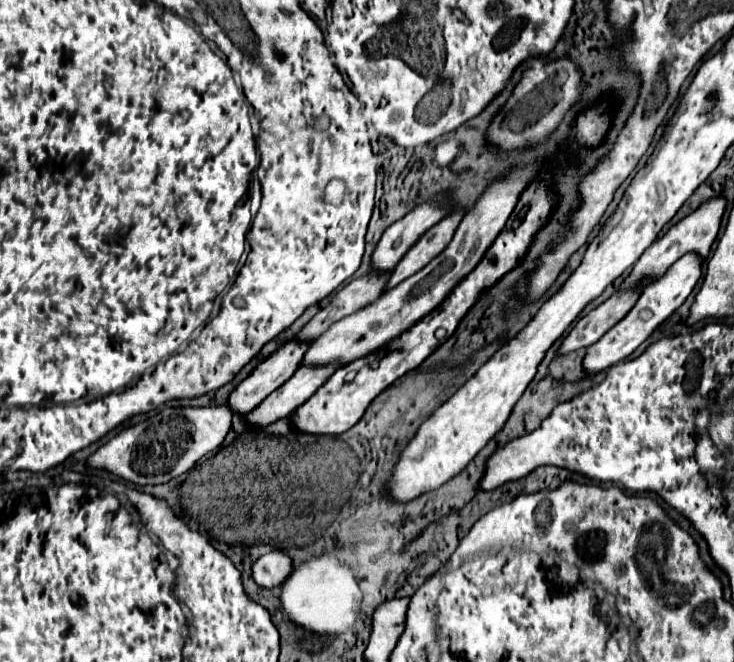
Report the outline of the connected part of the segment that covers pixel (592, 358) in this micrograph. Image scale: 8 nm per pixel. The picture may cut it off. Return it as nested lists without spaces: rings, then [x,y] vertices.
[[[688,253],[688,257],[682,257],[680,261],[676,261],[676,265],[672,265],[668,275],[664,275],[656,285],[650,285],[648,289],[644,289],[644,293],[638,297],[636,305],[628,311],[628,315],[622,321],[618,321],[608,333],[604,333],[594,345],[590,345],[586,349],[586,357],[582,361],[584,373],[594,375],[594,373],[606,371],[608,367],[612,367],[612,365],[624,361],[628,355],[632,355],[652,335],[652,331],[686,301],[686,297],[692,293],[696,281],[702,275],[700,265],[702,265],[702,261]]]

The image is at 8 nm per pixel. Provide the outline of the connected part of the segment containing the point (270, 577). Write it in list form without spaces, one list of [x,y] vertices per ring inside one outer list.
[[[270,551],[252,565],[252,579],[260,587],[278,587],[292,571],[292,561],[282,551]]]

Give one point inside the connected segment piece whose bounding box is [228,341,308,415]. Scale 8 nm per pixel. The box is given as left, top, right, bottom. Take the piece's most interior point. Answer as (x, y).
(280, 366)

